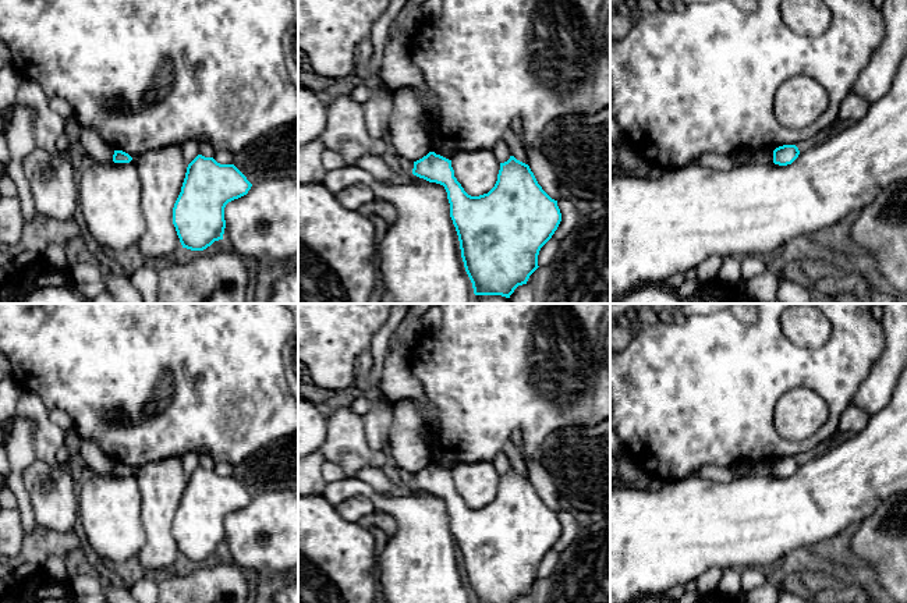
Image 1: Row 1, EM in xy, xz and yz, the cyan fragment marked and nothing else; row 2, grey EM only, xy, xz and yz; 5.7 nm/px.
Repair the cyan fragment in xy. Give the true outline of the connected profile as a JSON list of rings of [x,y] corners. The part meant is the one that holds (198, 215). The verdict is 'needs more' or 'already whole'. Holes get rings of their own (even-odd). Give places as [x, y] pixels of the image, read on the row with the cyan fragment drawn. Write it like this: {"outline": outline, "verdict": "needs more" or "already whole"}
{"outline": [[[198,155],[187,167],[181,192],[173,207],[173,224],[183,248],[203,251],[215,241],[223,240],[226,205],[247,195],[251,187],[234,164],[220,164],[213,157]]], "verdict": "already whole"}

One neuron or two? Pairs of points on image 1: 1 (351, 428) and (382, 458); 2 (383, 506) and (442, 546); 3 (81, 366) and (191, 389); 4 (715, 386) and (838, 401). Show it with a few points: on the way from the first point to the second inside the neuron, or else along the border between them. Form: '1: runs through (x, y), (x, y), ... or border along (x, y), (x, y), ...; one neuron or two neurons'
1: runs through (351, 437), (372, 457); one neuron
2: runs through (397, 507), (406, 510), (428, 532); one neuron
3: runs through (109, 365), (167, 365); one neuron
4: runs through (746, 378), (807, 378); one neuron

